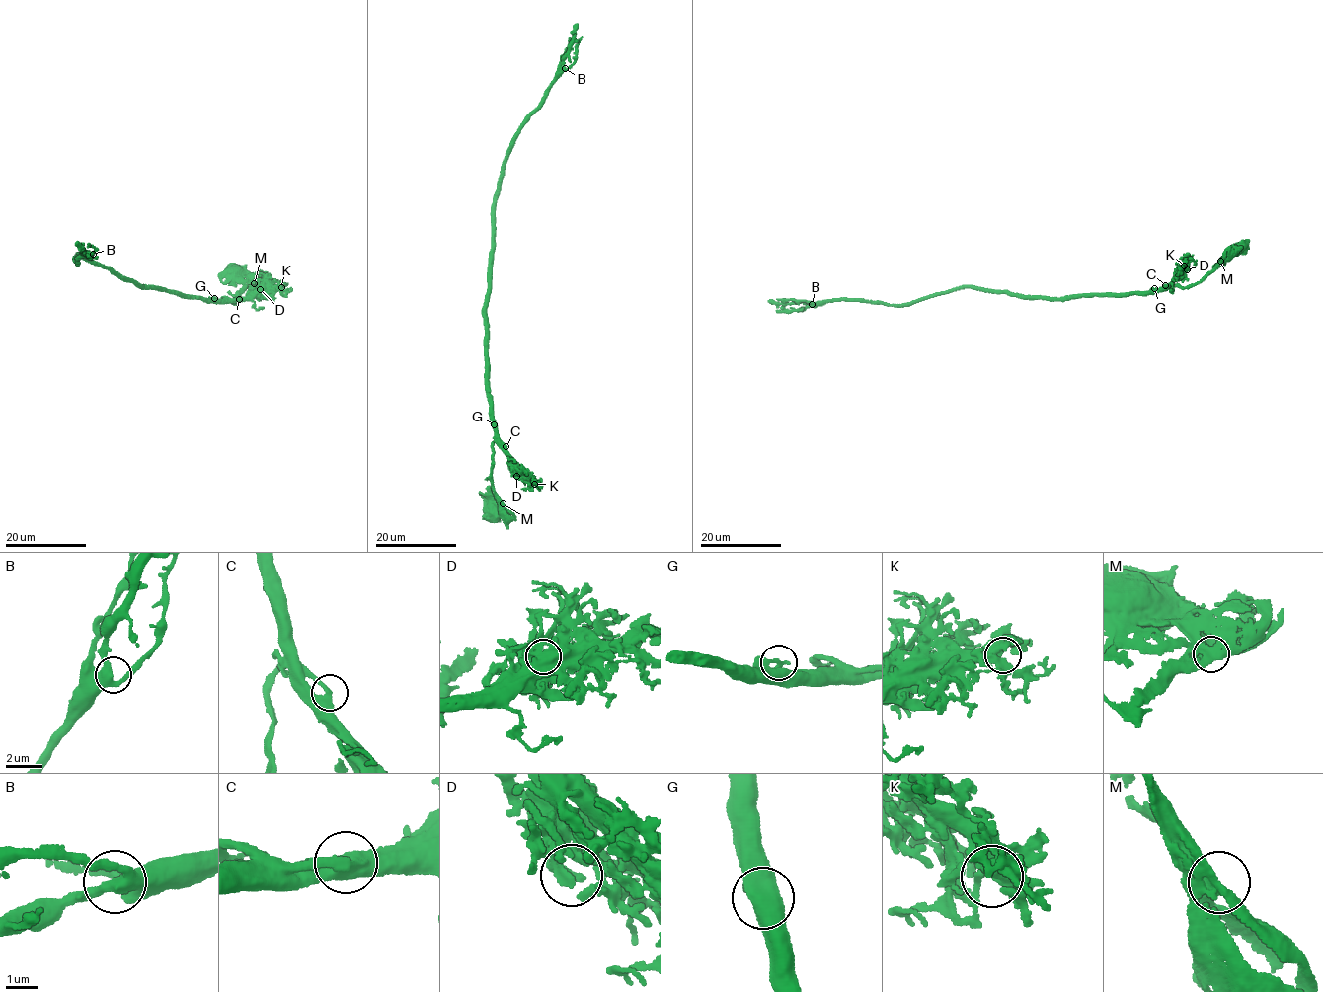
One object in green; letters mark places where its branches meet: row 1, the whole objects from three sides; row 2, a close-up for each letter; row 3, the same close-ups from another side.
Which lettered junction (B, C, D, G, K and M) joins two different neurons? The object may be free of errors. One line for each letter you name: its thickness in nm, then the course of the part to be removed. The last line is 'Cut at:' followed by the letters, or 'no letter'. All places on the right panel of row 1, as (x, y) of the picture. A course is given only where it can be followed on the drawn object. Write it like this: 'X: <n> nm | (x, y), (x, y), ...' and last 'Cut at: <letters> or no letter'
Cut at: no letter

